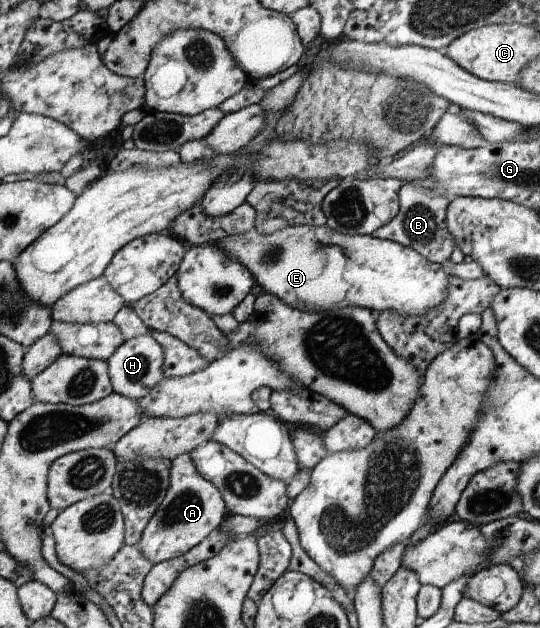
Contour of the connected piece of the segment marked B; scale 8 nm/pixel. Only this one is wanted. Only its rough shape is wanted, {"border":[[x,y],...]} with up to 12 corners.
{"border":[[423,182],[399,192],[396,218],[374,236],[417,250],[450,276],[478,280],[482,266],[450,261],[450,199]]}

